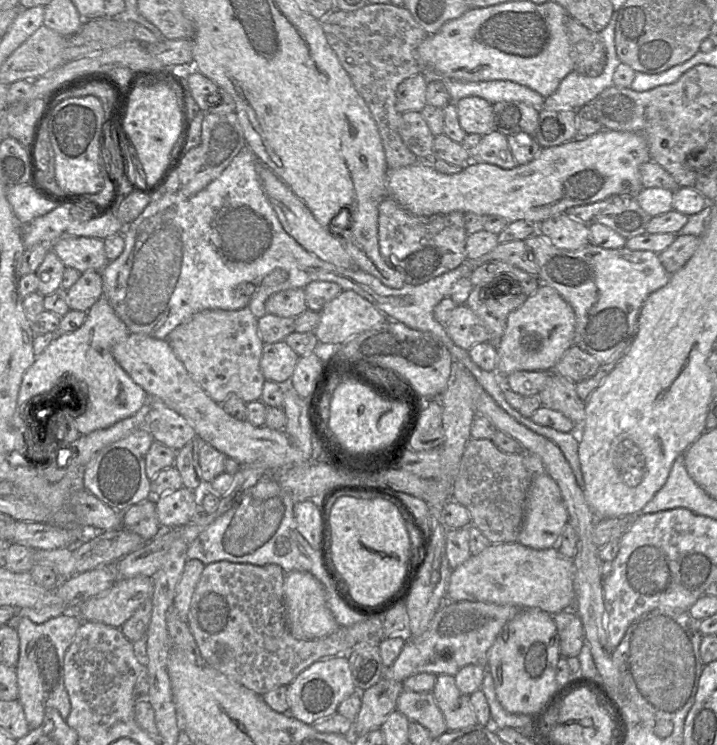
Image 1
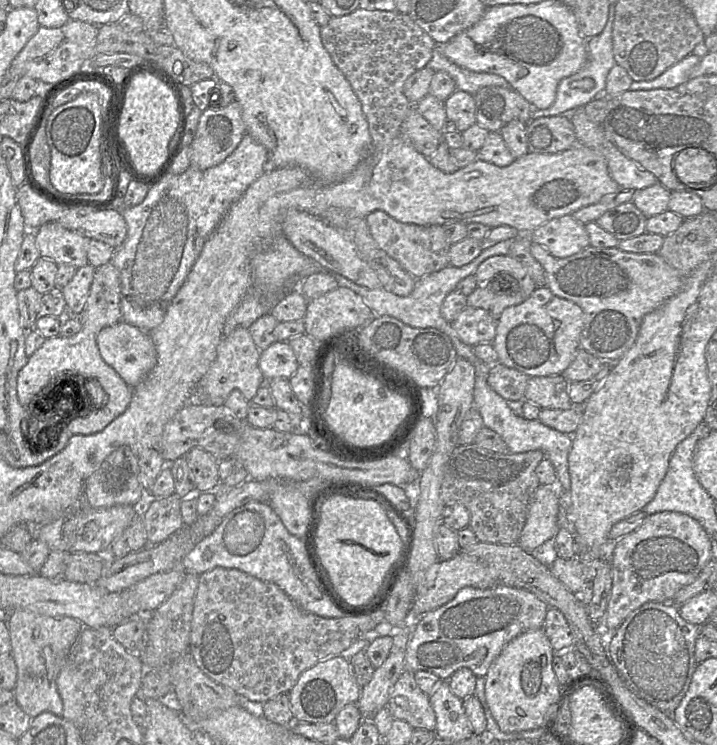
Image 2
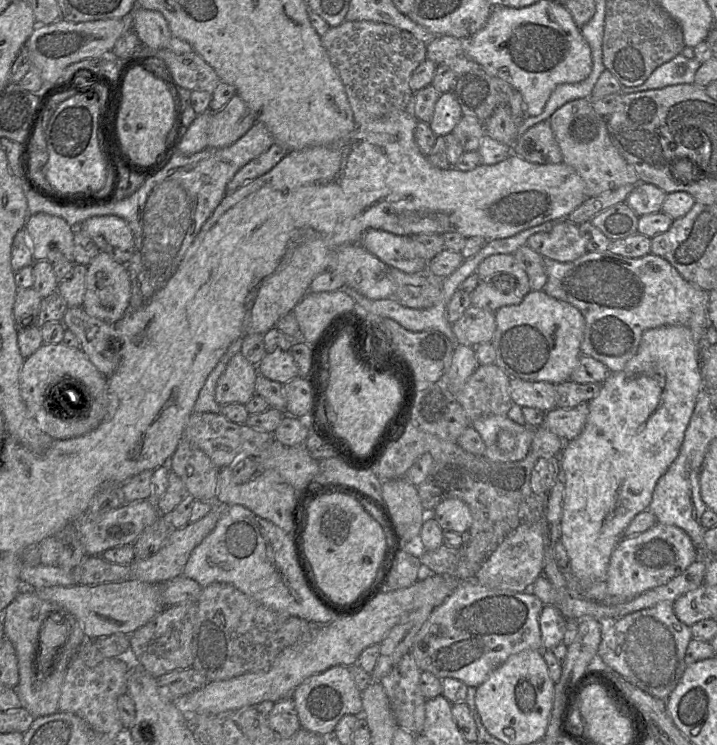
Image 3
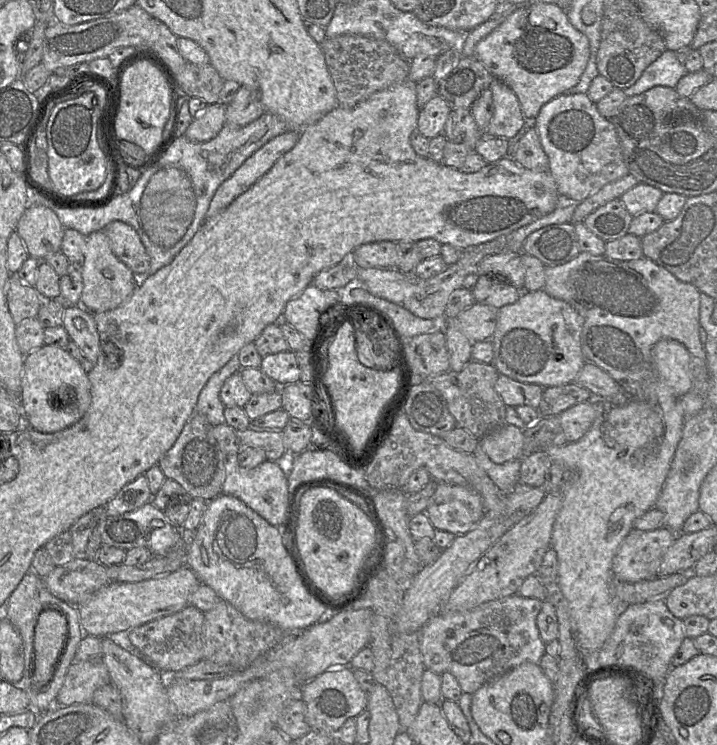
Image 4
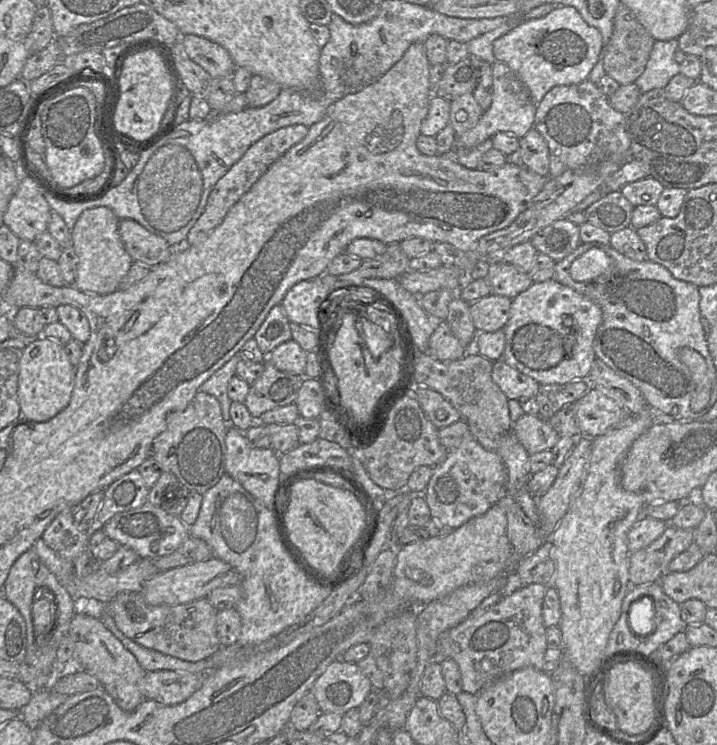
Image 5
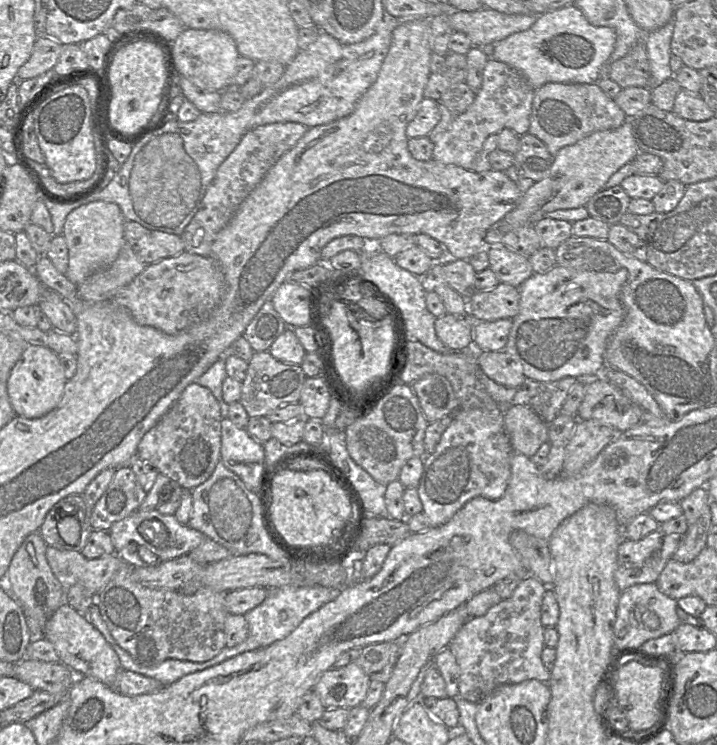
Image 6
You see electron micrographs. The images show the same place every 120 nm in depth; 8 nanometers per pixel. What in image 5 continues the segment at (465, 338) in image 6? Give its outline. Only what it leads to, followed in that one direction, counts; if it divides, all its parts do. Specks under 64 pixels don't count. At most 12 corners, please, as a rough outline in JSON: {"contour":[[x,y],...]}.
{"contour":[[446,319],[435,322],[428,353],[441,361],[464,357],[466,347]]}

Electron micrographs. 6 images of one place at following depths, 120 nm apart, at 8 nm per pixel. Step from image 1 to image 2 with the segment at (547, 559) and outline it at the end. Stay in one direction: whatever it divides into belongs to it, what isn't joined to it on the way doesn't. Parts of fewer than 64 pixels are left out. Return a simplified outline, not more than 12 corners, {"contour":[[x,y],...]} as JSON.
{"contour":[[477,542],[416,588],[407,627],[464,587],[523,588],[557,608],[602,678],[616,668],[603,617],[518,544]]}

